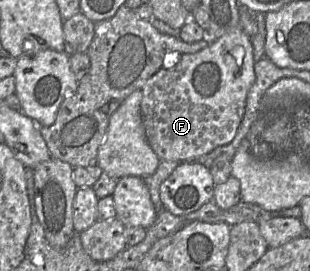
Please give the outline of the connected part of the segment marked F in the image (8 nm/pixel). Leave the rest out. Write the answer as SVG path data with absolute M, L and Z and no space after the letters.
M238 25L206 48L184 54L173 67L162 67L146 81L142 88L142 122L145 137L161 161L194 160L233 140L245 113L248 91L255 82L254 64L251 38Z

